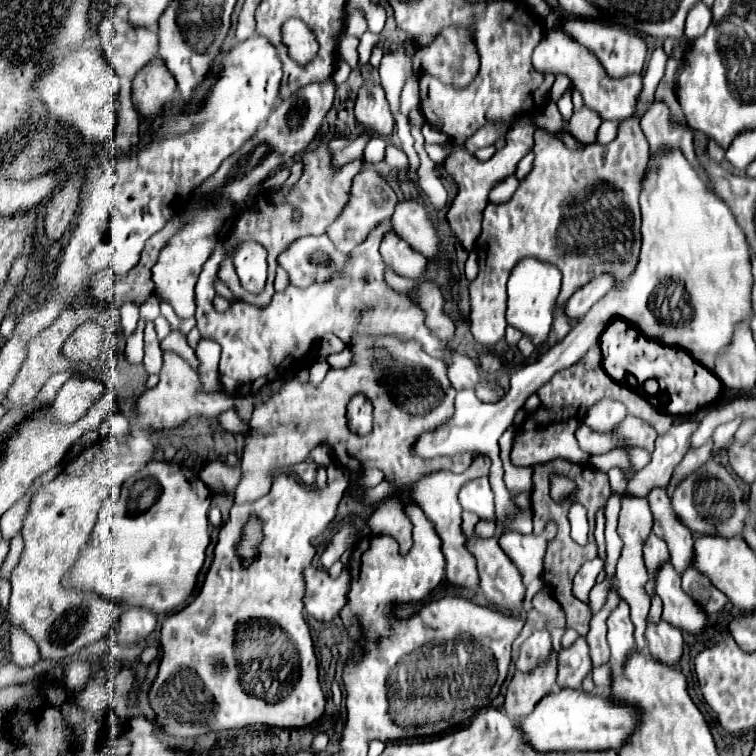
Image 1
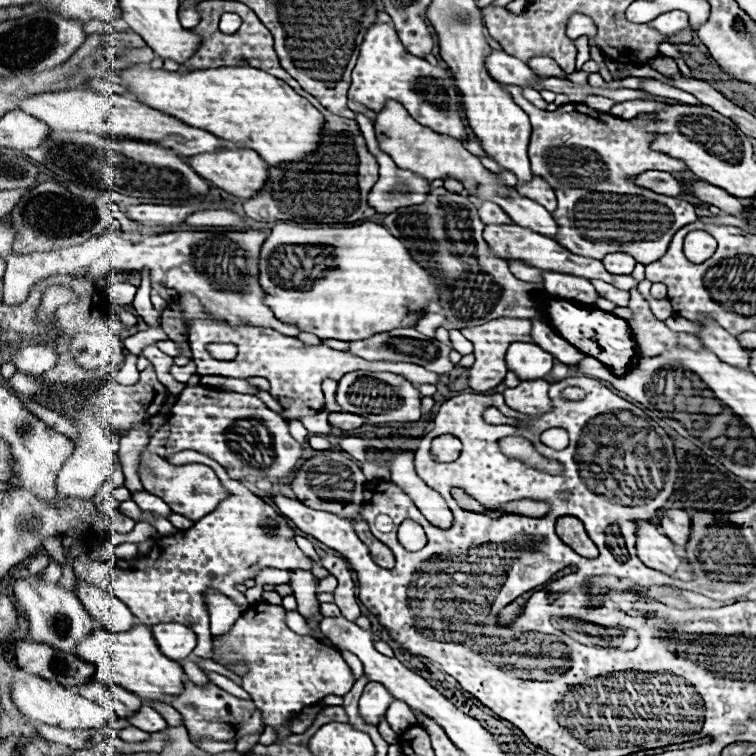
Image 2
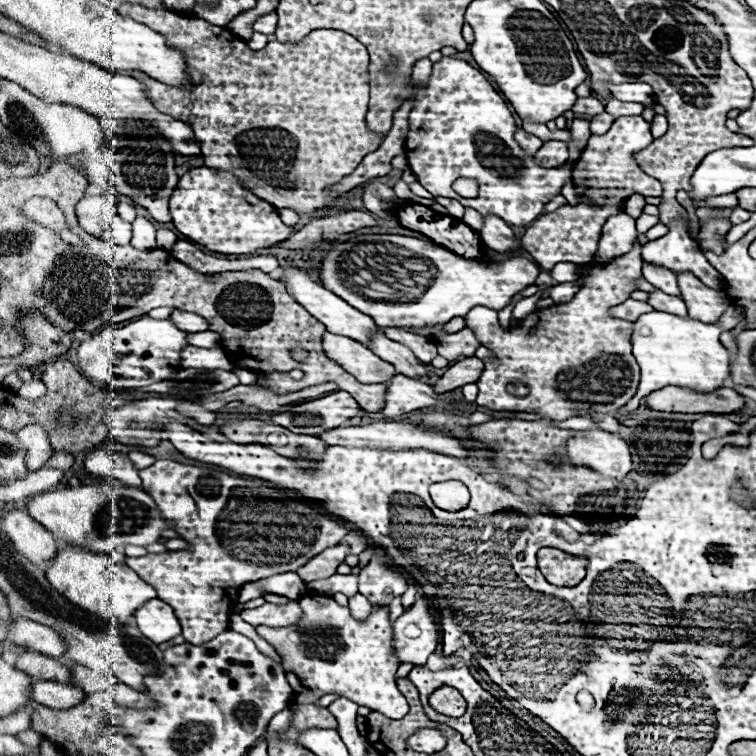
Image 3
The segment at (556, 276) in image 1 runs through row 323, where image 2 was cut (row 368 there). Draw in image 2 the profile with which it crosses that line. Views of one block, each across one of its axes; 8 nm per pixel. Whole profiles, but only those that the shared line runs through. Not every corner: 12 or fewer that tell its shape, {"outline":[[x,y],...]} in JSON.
{"outline":[[512,342],[506,366],[518,380],[542,380],[554,356],[536,344]]}

